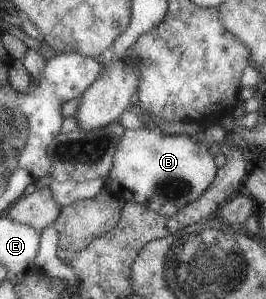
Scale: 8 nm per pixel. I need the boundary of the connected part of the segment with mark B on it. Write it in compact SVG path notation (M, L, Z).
M147 129L124 130L116 144L107 178L104 178L104 191L124 202L136 202L164 218L173 215L197 200L213 184L217 168L207 152L208 144L204 143L184 134L162 135Z

